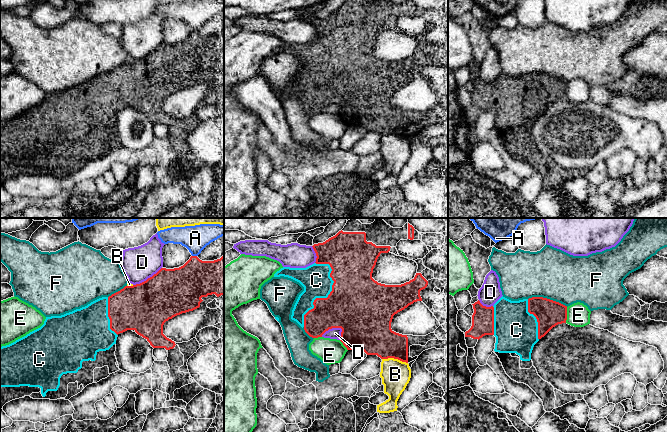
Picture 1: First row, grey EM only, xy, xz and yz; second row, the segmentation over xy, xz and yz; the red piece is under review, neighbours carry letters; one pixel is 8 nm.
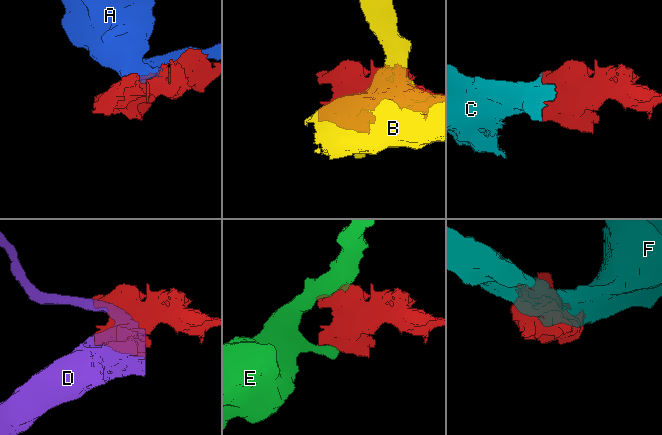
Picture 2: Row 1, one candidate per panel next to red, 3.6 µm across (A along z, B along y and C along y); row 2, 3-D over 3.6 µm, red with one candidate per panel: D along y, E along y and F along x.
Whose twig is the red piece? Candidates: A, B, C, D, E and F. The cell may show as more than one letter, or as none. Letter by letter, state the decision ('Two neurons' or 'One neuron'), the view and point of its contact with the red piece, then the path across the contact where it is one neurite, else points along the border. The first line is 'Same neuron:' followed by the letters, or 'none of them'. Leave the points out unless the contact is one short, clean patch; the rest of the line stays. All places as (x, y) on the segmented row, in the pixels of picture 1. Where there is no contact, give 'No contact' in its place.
Same neuron: C
A: Two neurons. Touches red at xy (194, 256)
B: Two neurons. Touches red at xz (395, 358)
C: One neuron. Touches red at xz (323, 298)
D: Two neurons. Touches red at xz (331, 328)
E: Two neurons. Touches red at yz (566, 315)
F: Two neurons. Touches red at yz (548, 299)

